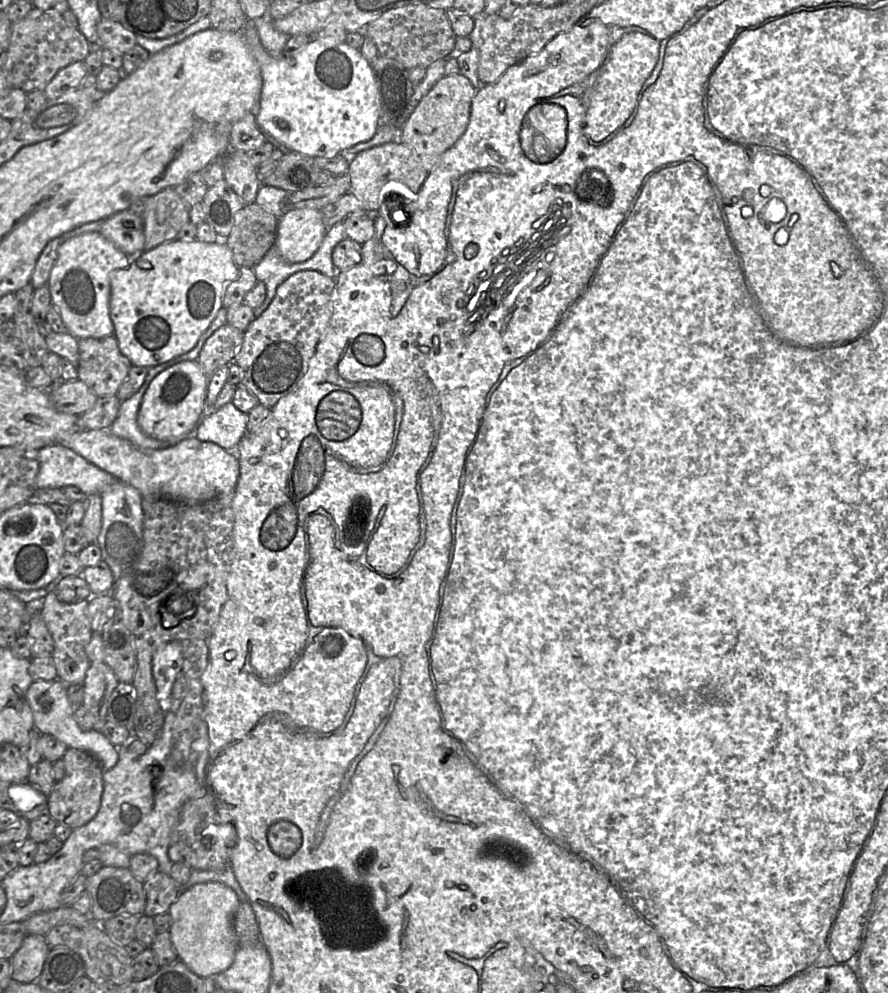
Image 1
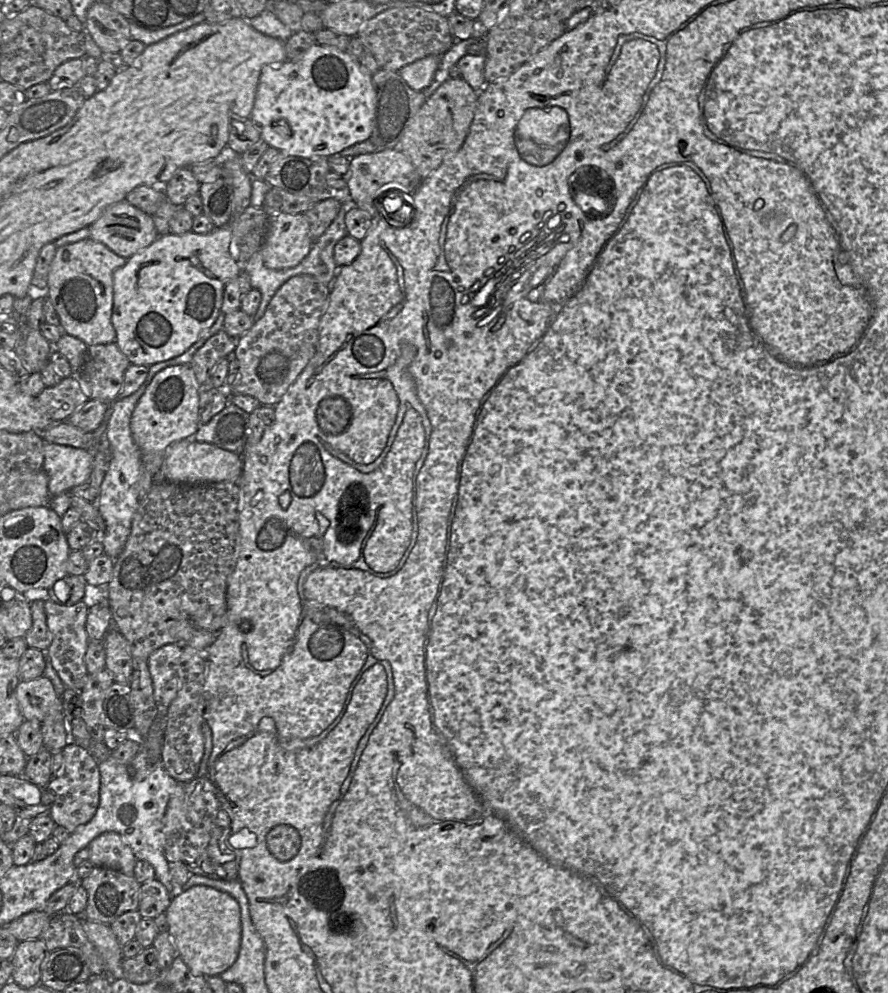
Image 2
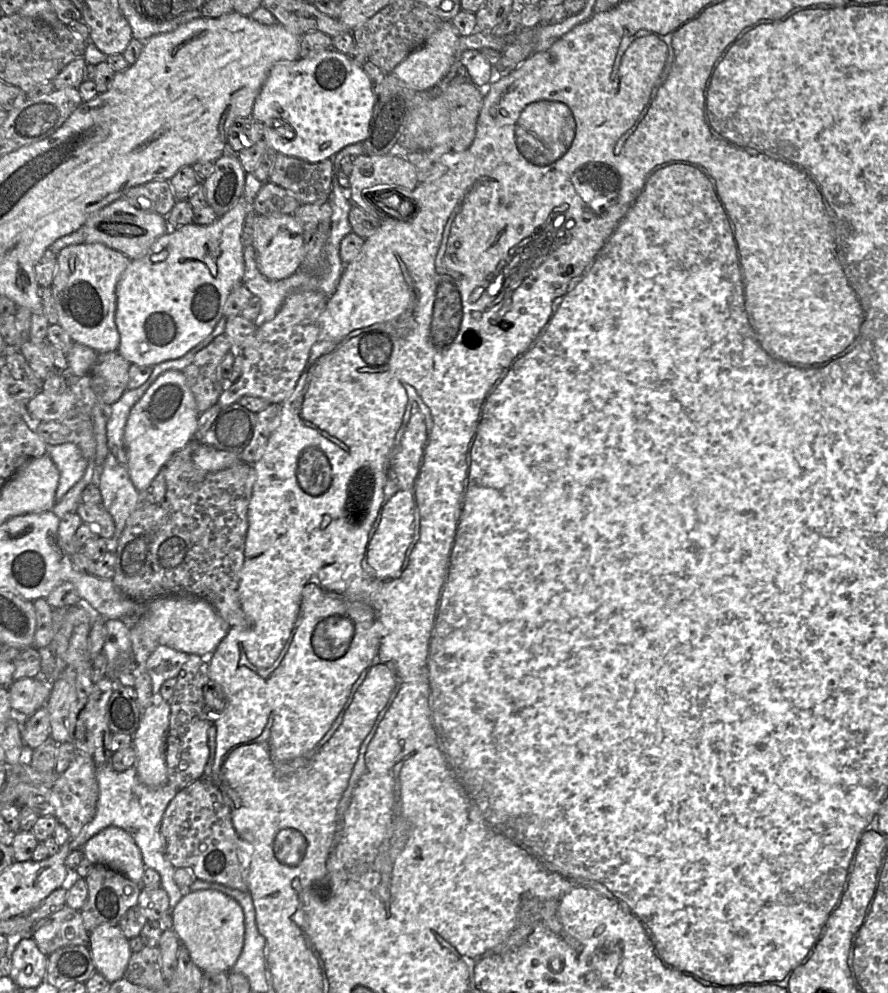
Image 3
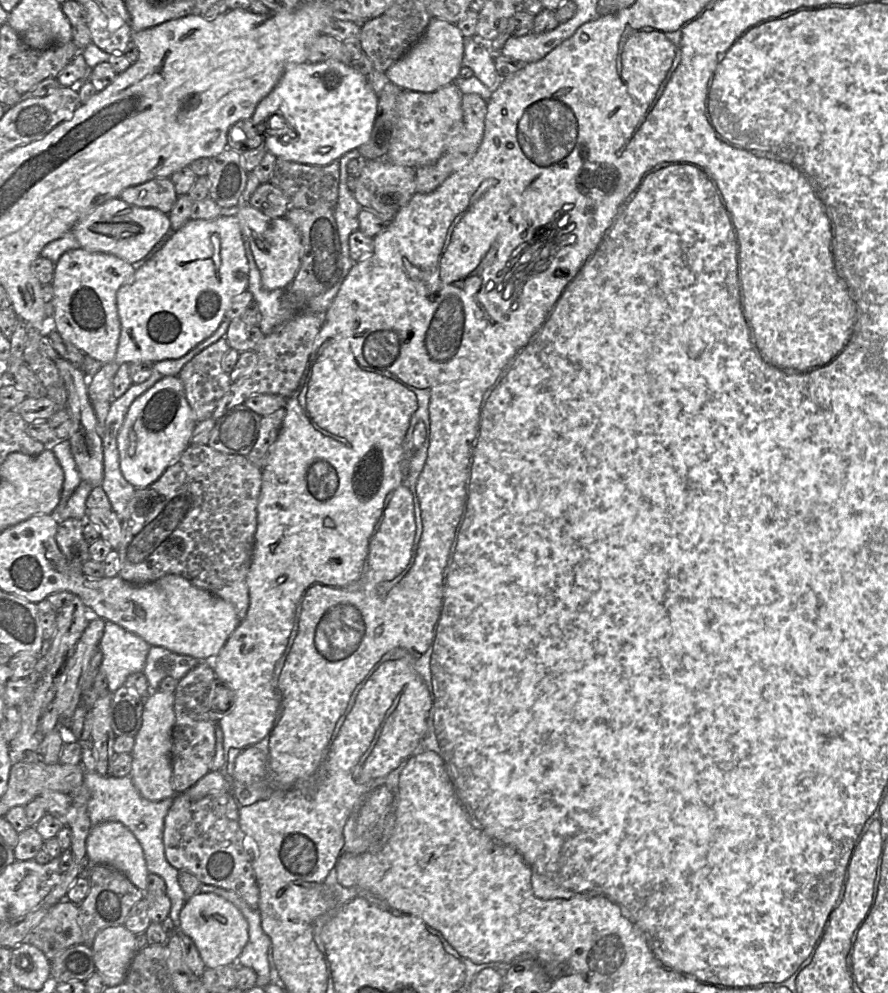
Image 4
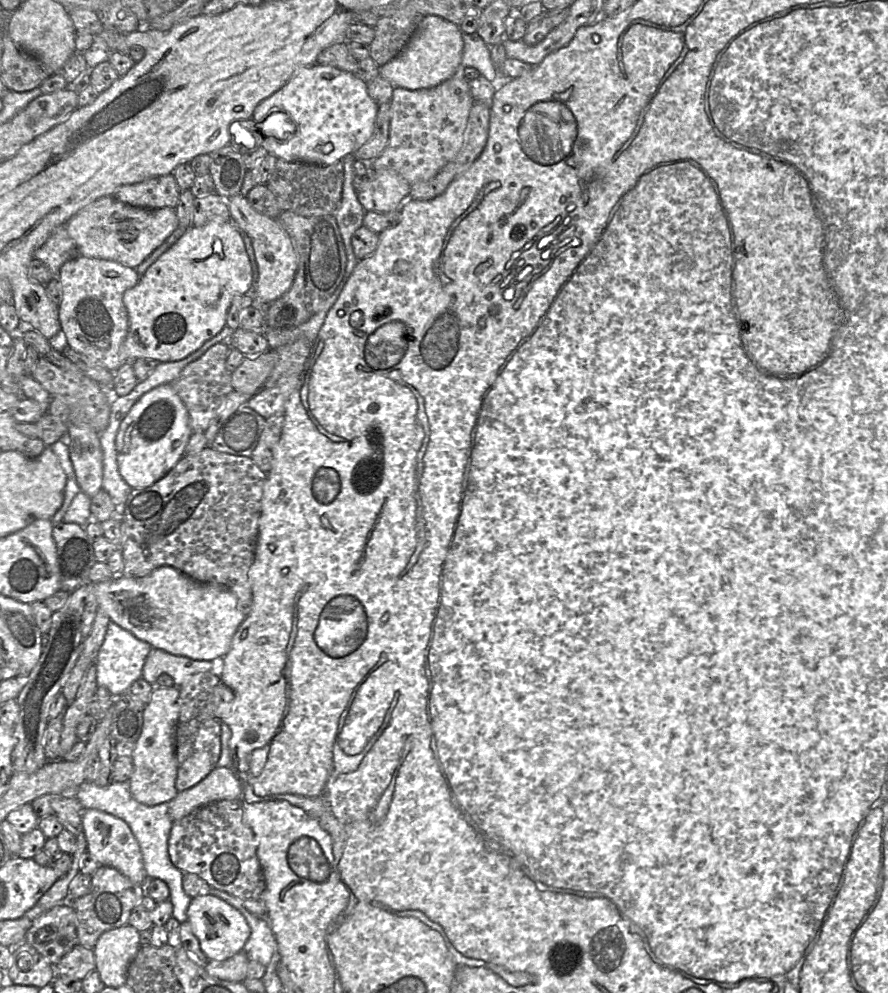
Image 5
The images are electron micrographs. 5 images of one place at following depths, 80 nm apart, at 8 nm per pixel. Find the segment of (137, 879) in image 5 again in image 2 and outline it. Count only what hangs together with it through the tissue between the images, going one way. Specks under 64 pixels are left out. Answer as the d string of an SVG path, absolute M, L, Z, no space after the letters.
M105 832L93 839L87 846L89 861L95 866L106 867L134 876L136 857L116 832Z

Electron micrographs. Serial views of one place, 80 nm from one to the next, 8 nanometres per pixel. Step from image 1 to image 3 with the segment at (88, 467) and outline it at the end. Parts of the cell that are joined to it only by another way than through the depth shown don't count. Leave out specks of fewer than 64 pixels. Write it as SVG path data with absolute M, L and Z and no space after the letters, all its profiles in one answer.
M71 442L47 445L46 454L59 471L59 484L55 494L58 503L82 479L89 462L82 456L80 448Z

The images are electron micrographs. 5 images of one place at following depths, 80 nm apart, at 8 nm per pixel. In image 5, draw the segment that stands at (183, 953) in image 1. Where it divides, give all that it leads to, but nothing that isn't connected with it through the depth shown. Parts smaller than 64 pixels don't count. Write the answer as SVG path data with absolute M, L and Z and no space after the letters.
M209 893L192 898L187 909L187 921L209 960L222 961L243 951L250 935L250 927L244 916L224 900Z

